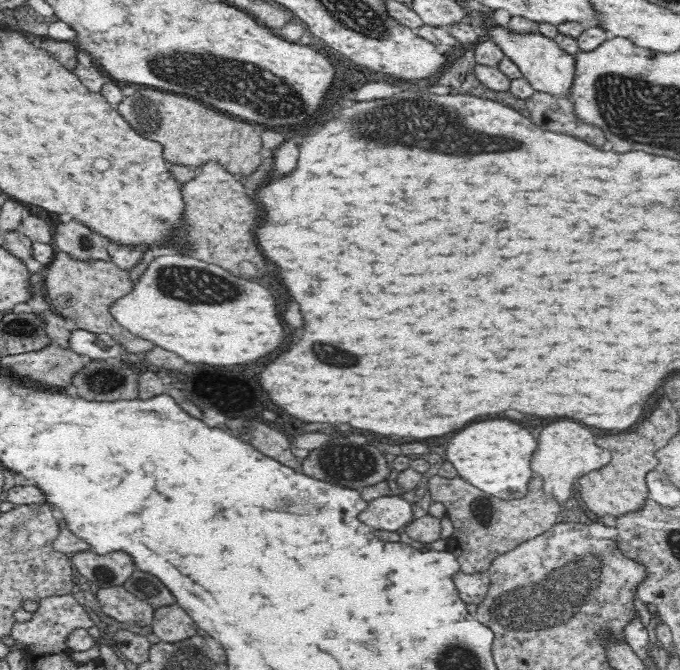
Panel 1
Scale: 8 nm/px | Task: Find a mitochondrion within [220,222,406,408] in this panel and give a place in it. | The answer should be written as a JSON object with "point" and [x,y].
{"point":[330,354]}

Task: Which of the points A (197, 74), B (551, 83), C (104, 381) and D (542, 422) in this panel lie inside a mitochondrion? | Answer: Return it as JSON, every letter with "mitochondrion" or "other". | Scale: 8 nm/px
{"A":"mitochondrion","B":"other","C":"mitochondrion","D":"other"}

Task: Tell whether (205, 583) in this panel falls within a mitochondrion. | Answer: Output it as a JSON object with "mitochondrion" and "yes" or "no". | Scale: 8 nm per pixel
{"mitochondrion":"no"}

